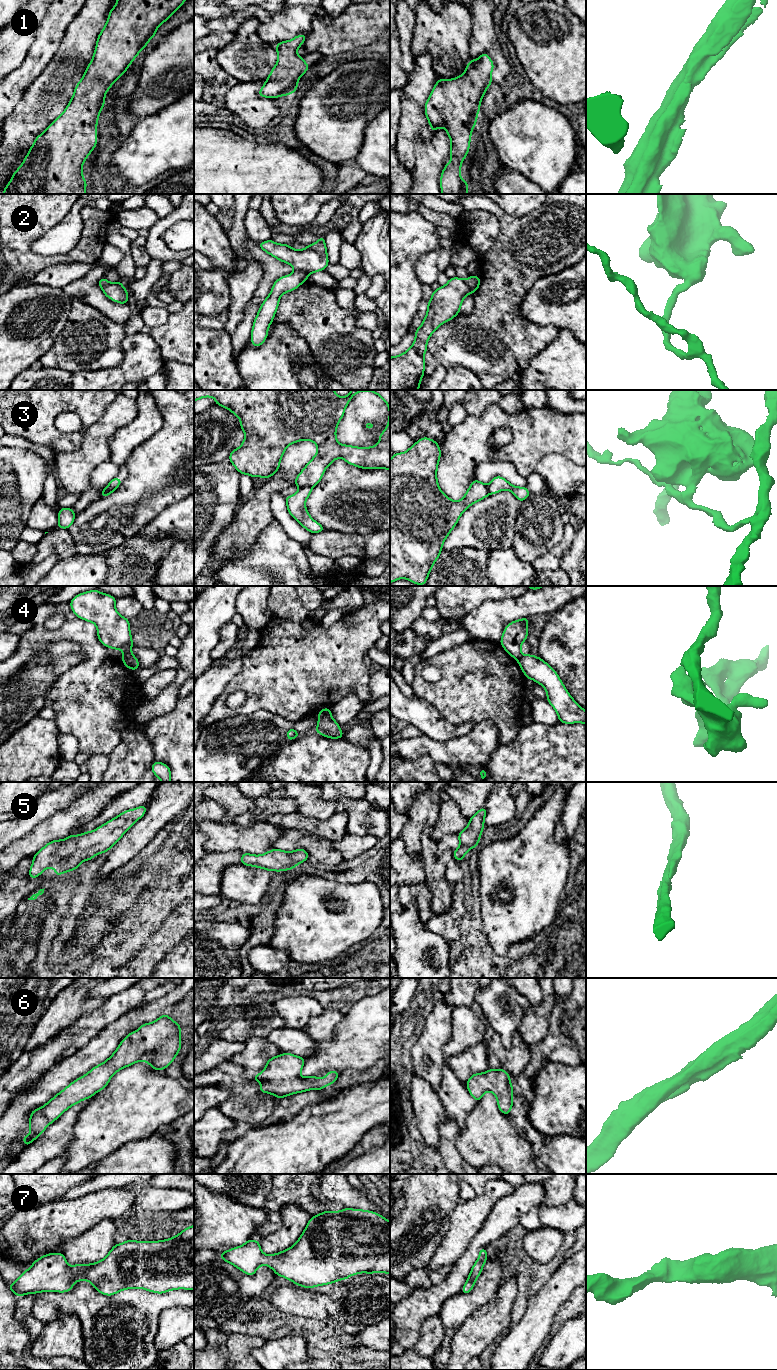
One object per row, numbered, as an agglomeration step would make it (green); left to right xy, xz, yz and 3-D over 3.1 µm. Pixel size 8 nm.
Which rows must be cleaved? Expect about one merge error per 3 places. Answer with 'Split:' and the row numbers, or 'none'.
Split: 2, 3, 4

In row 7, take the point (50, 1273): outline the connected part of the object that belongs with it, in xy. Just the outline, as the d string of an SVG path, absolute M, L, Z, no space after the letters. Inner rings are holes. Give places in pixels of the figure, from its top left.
M194 1225L178 1235L162 1240L139 1242L127 1240L115 1244L107 1256L91 1264L69 1266L64 1254L49 1253L32 1263L30 1269L9 1289L17 1296L39 1292L68 1292L76 1281L89 1281L101 1294L111 1296L125 1289L141 1288L158 1294L176 1289L194 1290Z

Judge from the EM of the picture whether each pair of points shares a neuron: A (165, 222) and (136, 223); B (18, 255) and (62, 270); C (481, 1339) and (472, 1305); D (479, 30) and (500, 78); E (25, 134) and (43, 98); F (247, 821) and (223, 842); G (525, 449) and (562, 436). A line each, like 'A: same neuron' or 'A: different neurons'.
A: different neurons
B: different neurons
C: different neurons
D: same neuron
E: same neuron
F: different neurons
G: same neuron

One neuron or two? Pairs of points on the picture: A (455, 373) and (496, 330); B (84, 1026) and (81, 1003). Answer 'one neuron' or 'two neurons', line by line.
A: two neurons
B: two neurons

